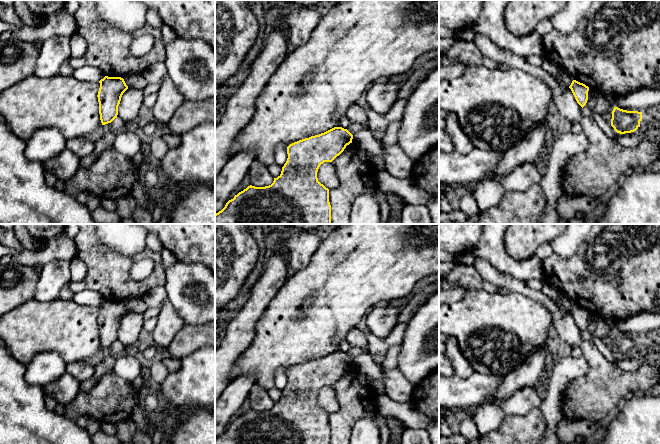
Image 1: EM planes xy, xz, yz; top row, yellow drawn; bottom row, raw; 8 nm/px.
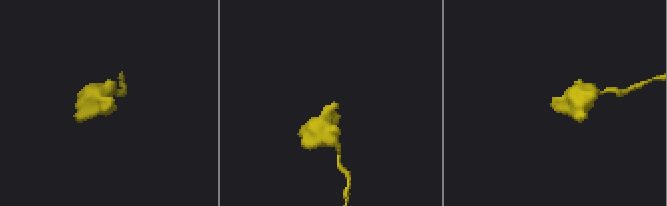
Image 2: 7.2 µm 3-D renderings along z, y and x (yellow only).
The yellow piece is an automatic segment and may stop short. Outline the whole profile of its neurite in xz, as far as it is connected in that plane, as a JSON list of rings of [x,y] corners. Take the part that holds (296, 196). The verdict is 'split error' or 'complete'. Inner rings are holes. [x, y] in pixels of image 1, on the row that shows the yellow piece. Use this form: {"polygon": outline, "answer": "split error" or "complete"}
{"polygon": [[[334,127],[290,144],[287,161],[273,183],[265,187],[250,185],[239,192],[215,214],[215,224],[331,224],[329,189],[318,181],[317,172],[321,164],[339,156],[352,139],[347,129]]], "answer": "complete"}

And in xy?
{"polygon": [[[105,76],[99,83],[99,114],[102,125],[105,125],[117,118],[121,97],[128,86],[121,77]]], "answer": "complete"}

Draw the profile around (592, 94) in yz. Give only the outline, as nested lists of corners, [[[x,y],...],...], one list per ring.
[[[589,87],[589,91],[588,91],[588,100],[585,106],[587,106],[590,109],[593,109],[595,106],[595,102],[596,102],[596,97],[599,91],[594,90],[592,88]]]

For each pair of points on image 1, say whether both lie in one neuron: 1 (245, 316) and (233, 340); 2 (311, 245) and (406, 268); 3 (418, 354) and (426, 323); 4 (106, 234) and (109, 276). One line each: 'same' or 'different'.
1: same
2: different
3: same
4: different

